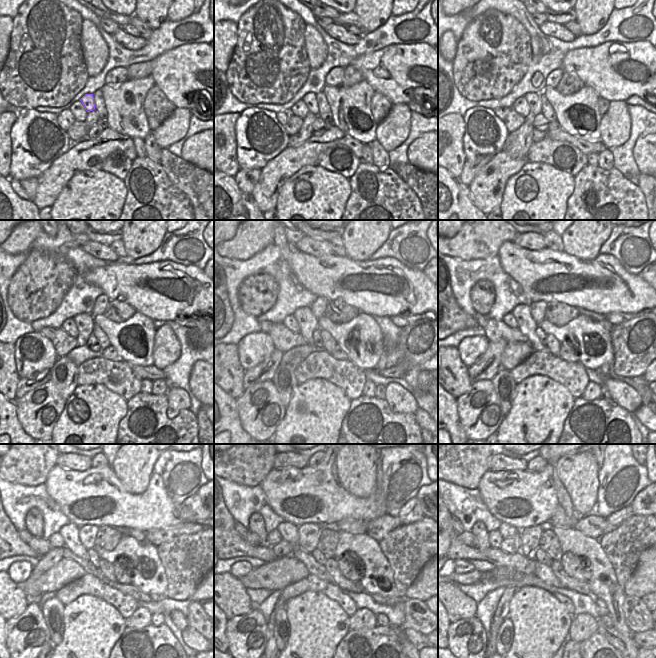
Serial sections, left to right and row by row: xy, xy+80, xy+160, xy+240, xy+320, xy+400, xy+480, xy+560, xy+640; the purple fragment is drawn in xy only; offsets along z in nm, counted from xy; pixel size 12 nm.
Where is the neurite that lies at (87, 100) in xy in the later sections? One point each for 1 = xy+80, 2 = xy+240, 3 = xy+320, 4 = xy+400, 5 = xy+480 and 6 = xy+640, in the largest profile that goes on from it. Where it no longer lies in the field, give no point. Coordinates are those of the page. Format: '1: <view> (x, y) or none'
1: xy+80 (309, 99)
2: xy+240 (85, 323)
3: xy+320 (308, 323)
4: xy+400 (526, 324)
5: xy+480 (70, 532)
6: xy+640 (506, 530)

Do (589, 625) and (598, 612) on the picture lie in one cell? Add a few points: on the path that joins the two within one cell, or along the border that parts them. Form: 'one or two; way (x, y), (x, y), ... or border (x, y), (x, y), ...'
two; border (573, 615), (588, 613), (596, 619)

